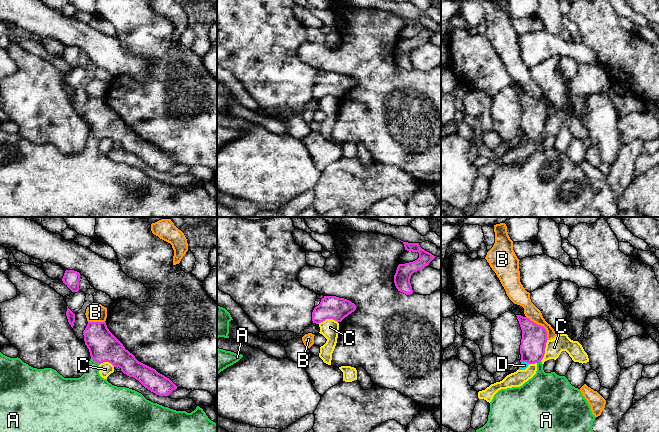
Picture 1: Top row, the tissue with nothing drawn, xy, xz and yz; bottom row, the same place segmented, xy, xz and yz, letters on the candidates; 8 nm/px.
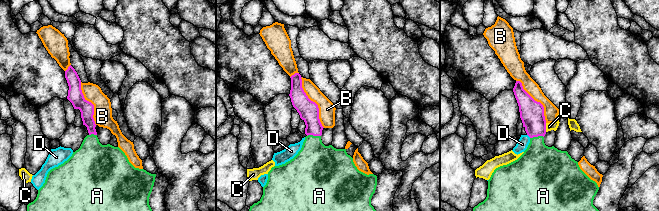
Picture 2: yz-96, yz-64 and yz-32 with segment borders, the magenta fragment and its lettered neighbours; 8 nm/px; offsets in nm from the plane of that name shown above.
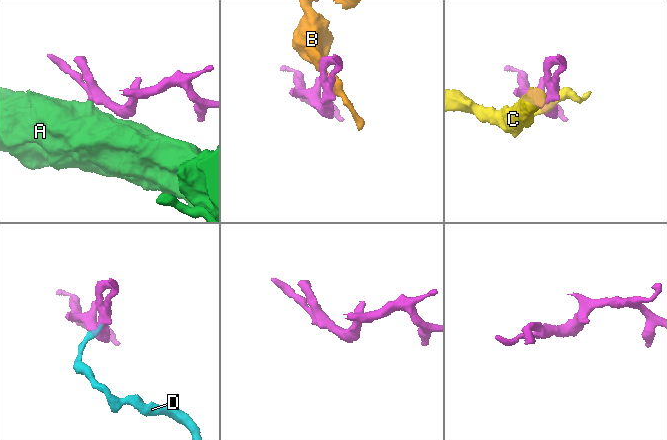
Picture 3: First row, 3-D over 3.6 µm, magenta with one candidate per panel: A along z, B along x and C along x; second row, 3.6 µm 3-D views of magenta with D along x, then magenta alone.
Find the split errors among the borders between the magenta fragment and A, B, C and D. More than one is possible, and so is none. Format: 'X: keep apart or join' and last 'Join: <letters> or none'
A: join
B: keep apart
C: keep apart
D: keep apart
Join: A

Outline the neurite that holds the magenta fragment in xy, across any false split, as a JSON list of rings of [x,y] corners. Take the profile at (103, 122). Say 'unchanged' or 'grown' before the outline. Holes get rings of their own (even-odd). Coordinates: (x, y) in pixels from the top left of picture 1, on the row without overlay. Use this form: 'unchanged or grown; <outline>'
grown; [[[88,98],[83,107],[85,121],[89,125],[91,135],[84,150],[79,154],[64,154],[52,144],[37,145],[24,139],[20,134],[10,134],[0,128],[0,217],[217,217],[217,200],[211,197],[202,184],[196,183],[191,189],[176,187],[147,176],[141,169],[112,161],[99,150],[99,141],[109,138],[129,153],[138,156],[145,164],[159,172],[168,172],[177,162],[167,153],[155,145],[139,138],[135,132],[125,125],[123,120],[109,107],[106,98]]]

